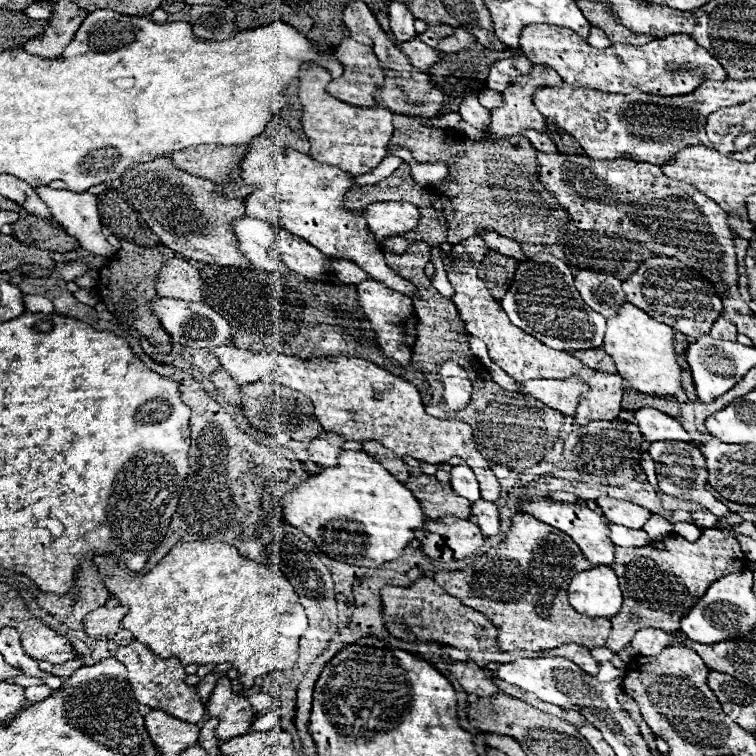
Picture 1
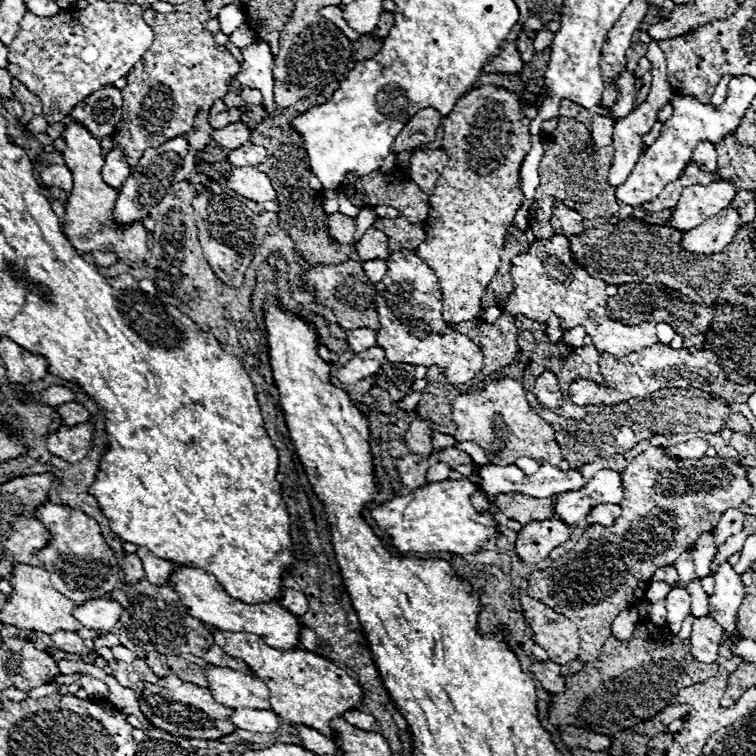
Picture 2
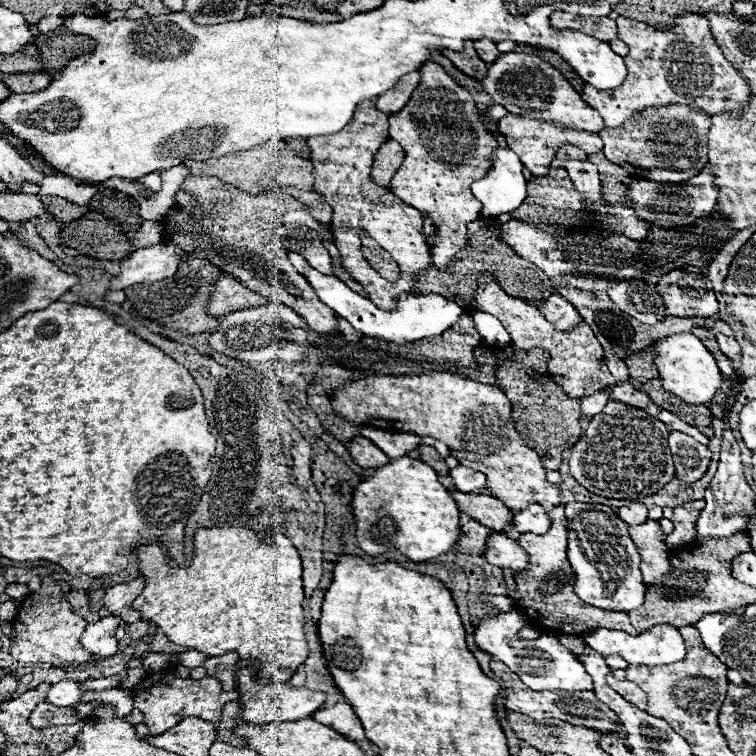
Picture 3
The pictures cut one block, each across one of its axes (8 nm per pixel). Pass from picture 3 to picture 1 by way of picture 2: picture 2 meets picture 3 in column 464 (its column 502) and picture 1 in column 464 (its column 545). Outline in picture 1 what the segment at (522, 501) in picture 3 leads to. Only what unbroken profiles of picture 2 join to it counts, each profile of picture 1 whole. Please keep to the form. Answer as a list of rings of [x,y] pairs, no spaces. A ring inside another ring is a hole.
[[[216,346],[212,352],[240,384],[250,384],[256,380],[280,382],[308,396],[314,404],[314,414],[326,432],[336,432],[346,440],[358,442],[378,440],[398,456],[412,456],[428,464],[440,464],[452,456],[460,456],[474,470],[480,482],[482,500],[496,502],[500,498],[500,482],[492,472],[492,464],[478,452],[470,424],[464,420],[438,420],[428,416],[412,382],[360,358],[334,356],[298,360],[284,354],[274,354],[272,358],[272,352],[258,354],[240,350],[236,346]]]

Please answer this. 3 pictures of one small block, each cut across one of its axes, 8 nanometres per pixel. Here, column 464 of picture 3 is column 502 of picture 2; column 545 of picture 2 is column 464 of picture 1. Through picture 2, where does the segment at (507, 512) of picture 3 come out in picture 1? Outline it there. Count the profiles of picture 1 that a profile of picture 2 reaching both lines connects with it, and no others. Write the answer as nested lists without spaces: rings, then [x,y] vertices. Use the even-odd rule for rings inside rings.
[[[416,472],[406,480],[406,488],[412,488],[416,498],[424,504],[424,514],[428,518],[456,516],[470,520],[472,516],[472,502],[456,496],[452,486],[448,482],[440,482],[436,476]]]

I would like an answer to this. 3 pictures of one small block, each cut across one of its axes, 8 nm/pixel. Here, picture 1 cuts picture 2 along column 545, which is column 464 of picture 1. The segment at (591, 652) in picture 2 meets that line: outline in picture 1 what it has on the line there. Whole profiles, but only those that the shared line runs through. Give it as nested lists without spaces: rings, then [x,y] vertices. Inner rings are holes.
[[[516,514],[510,518],[512,526],[506,534],[506,540],[498,544],[496,548],[482,554],[478,560],[474,560],[464,570],[446,572],[440,570],[434,574],[434,582],[440,584],[446,592],[456,596],[462,604],[484,612],[496,626],[498,626],[498,648],[500,650],[548,650],[558,648],[560,644],[582,644],[588,648],[606,646],[606,640],[610,636],[610,620],[608,618],[588,618],[578,614],[568,604],[568,584],[576,576],[576,572],[592,568],[592,564],[584,558],[580,548],[560,530],[536,520],[530,514]]]

